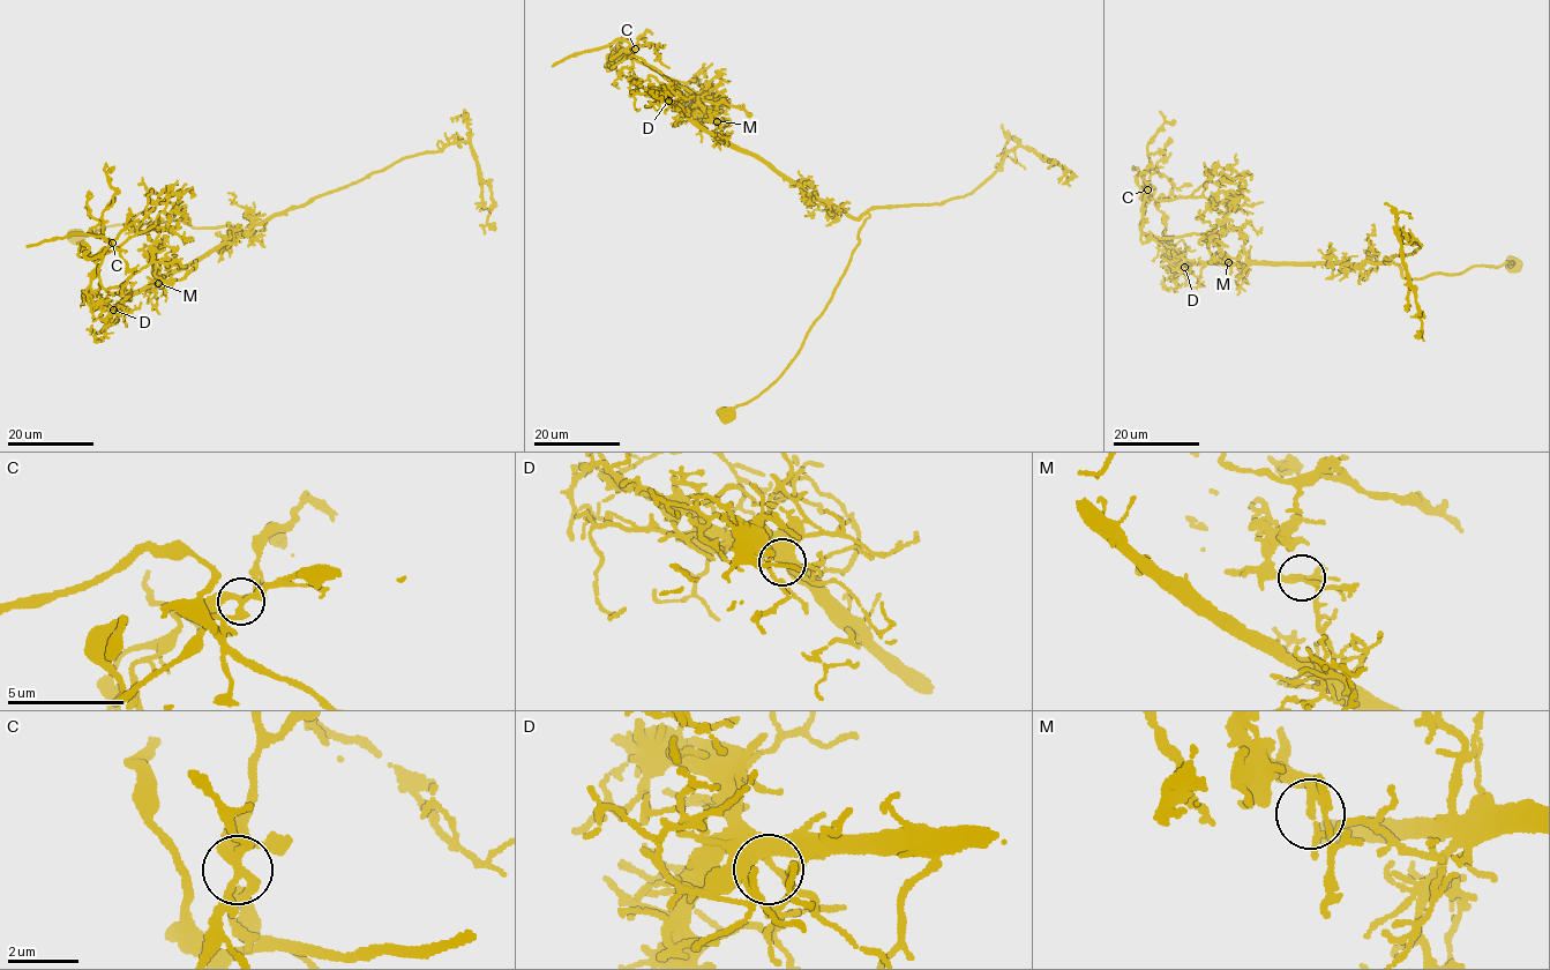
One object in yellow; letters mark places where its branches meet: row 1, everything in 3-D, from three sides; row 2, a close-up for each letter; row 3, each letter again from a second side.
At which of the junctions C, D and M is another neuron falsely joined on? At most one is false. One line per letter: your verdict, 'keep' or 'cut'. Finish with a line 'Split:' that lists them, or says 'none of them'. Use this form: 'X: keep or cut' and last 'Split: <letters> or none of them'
C: keep
D: keep
M: cut
Split: M

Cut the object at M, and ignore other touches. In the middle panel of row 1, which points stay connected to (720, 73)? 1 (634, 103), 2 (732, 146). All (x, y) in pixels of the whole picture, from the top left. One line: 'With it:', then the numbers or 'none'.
With it: none

